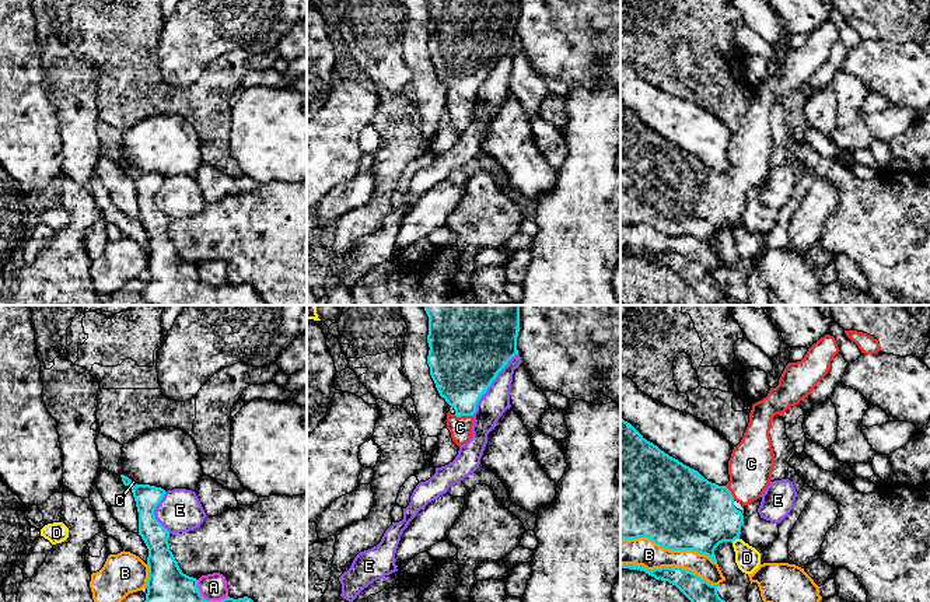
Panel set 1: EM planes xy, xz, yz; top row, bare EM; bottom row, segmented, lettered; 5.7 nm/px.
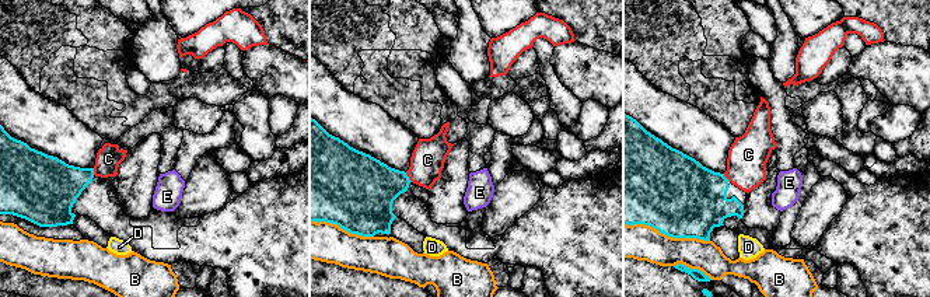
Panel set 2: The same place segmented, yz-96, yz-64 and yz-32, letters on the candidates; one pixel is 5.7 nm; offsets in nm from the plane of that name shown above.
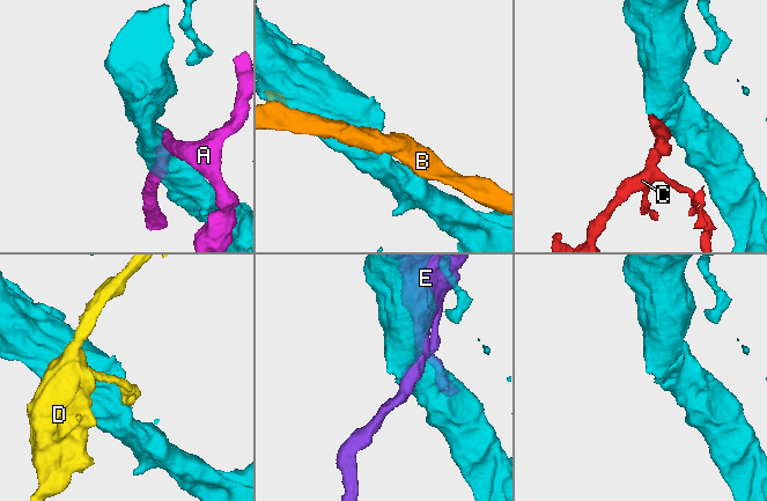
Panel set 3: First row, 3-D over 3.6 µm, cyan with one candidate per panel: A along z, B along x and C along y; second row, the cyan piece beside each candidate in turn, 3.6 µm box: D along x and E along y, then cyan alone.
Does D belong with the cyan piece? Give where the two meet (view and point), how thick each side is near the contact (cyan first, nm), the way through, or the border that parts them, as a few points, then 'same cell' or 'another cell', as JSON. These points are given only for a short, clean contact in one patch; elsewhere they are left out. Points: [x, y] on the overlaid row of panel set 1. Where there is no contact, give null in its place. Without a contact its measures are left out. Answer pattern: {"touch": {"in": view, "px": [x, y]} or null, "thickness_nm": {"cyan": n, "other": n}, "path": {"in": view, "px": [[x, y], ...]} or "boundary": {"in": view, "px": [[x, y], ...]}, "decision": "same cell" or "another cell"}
{"touch": {"in": "yz", "px": [734, 539]}, "thickness_nm": {"cyan": 400, "other": 140}, "boundary": {"in": "yz", "px": [[738, 538], [731, 542]]}, "decision": "another cell"}

